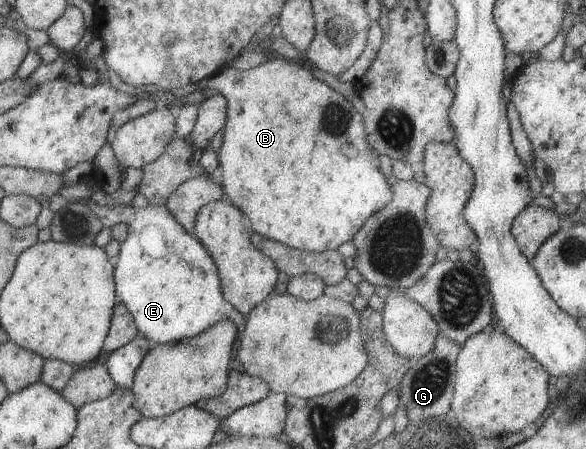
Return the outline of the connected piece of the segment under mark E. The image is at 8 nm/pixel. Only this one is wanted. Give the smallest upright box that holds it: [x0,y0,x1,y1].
[109,204,245,345]

